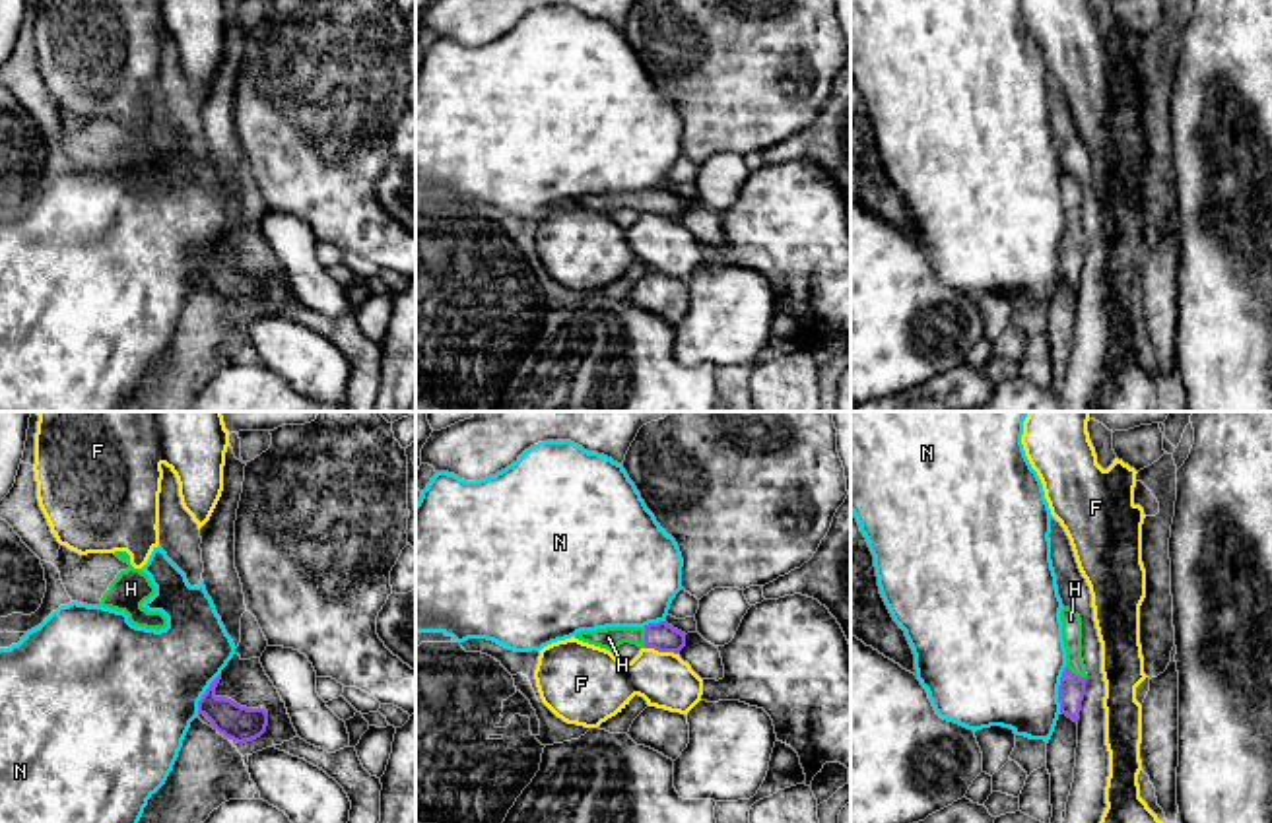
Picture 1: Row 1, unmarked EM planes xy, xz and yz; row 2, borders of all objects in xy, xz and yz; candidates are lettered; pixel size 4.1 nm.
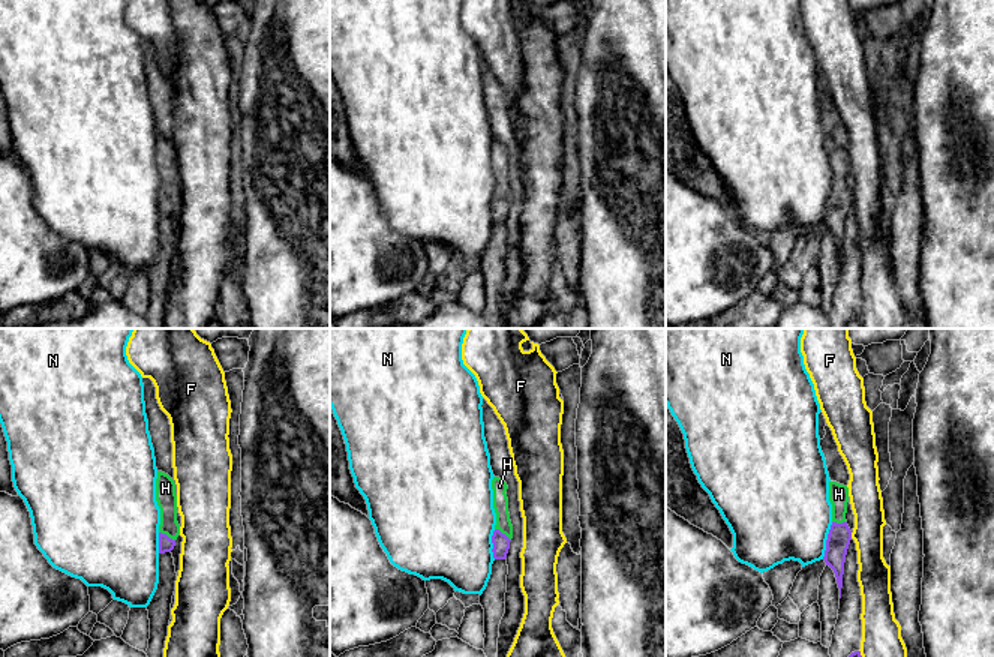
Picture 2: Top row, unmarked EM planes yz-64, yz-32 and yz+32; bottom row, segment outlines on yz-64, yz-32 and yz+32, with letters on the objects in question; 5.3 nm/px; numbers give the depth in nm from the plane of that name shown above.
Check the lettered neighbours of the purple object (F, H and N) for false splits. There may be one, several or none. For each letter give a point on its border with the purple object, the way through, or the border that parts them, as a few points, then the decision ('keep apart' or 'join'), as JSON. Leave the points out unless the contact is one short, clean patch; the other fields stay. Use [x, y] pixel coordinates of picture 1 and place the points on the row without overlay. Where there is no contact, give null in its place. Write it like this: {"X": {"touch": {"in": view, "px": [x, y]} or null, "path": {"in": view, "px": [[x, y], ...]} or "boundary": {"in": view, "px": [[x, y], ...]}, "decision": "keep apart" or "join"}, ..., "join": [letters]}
{"F": {"touch": {"in": "xz", "px": [661, 216]}, "decision": "keep apart"}, "H": {"touch": {"in": "yz", "px": [1074, 239]}, "path": {"in": "yz", "px": [[1072, 253], [1074, 239], [1071, 185]]}, "decision": "join"}, "N": {"touch": {"in": "yz", "px": [1059, 255]}, "boundary": {"in": "yz", "px": [[1067, 231], [1059, 251], [1059, 276]]}, "decision": "keep apart"}, "join": ["H"]}

